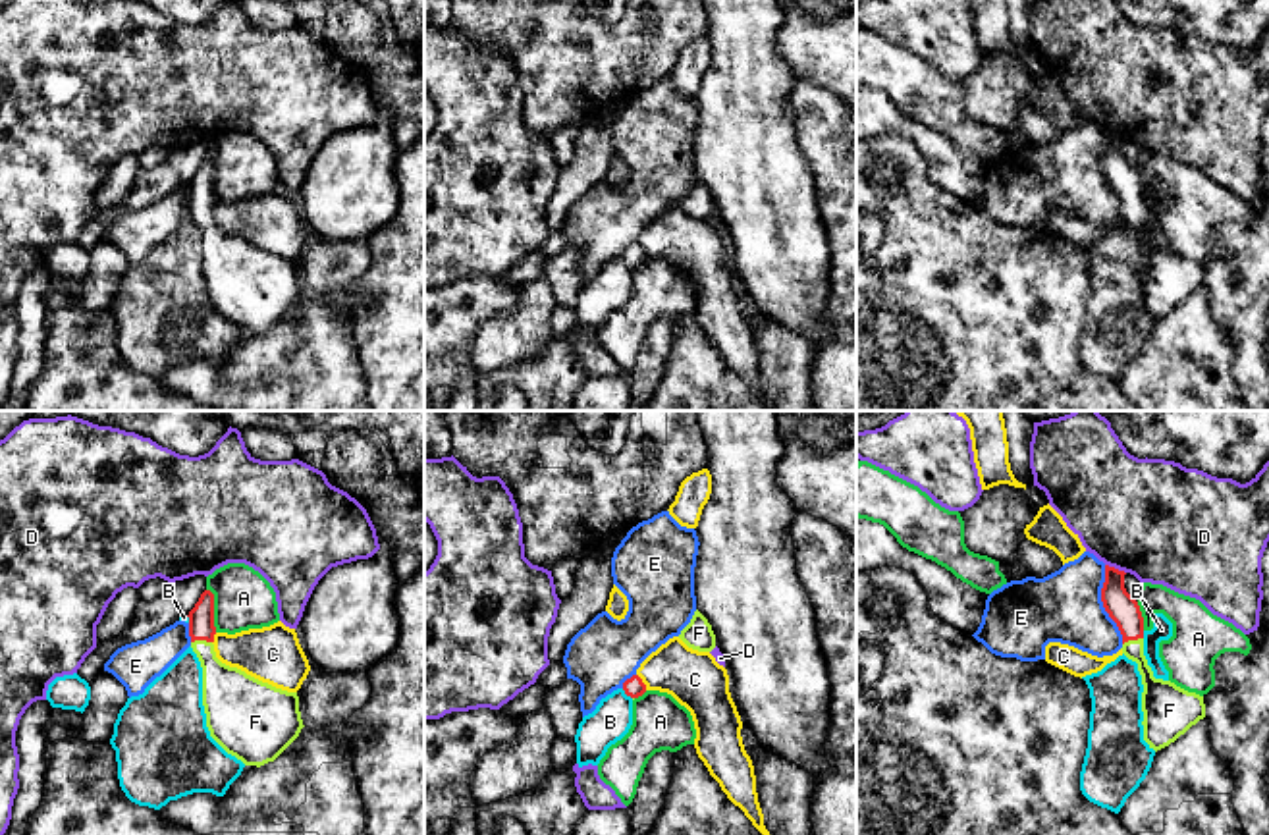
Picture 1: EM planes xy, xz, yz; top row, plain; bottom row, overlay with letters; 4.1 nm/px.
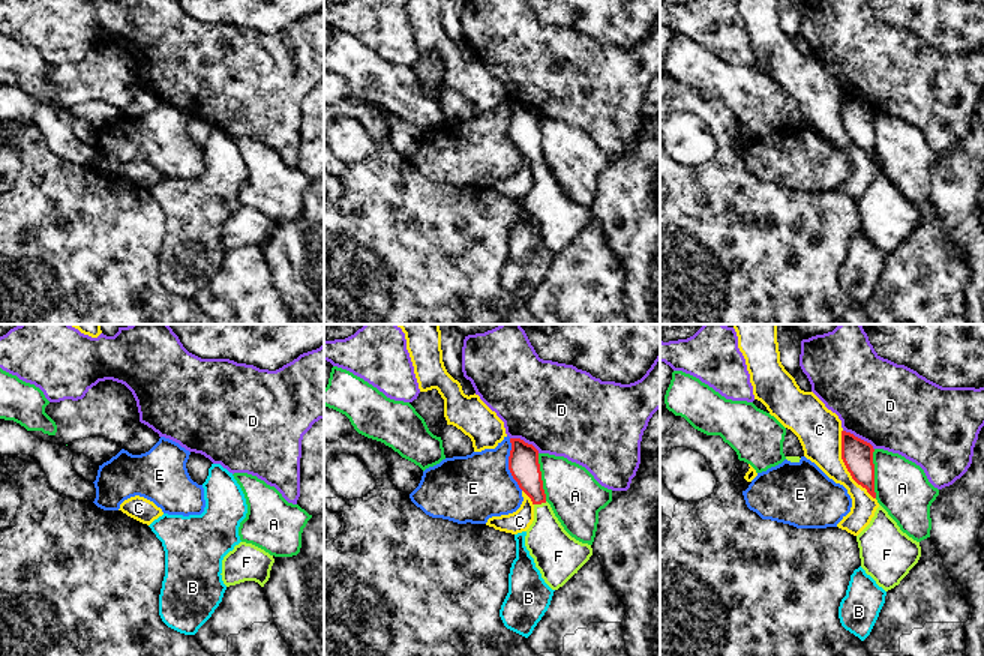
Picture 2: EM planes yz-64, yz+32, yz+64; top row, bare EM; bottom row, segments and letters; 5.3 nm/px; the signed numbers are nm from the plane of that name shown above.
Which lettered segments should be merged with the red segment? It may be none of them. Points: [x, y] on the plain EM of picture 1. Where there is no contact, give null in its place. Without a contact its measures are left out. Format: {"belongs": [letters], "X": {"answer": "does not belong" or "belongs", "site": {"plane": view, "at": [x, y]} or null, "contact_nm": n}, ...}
{"belongs": ["F"], "A": {"answer": "does not belong", "site": {"plane": "xy", "at": [213, 178]}, "contact_nm": 190}, "B": {"answer": "does not belong", "site": {"plane": "xz", "at": [627, 263]}, "contact_nm": 60}, "C": {"answer": "does not belong", "site": {"plane": "xz", "at": [641, 249]}, "contact_nm": 80}, "D": {"answer": "does not belong", "site": {"plane": "yz", "at": [1113, 135]}, "contact_nm": 100}, "E": {"answer": "does not belong", "site": {"plane": "yz", "at": [1104, 172]}, "contact_nm": 340}, "F": {"answer": "belongs", "site": {"plane": "xy", "at": [201, 207]}, "contact_nm": 90}}

